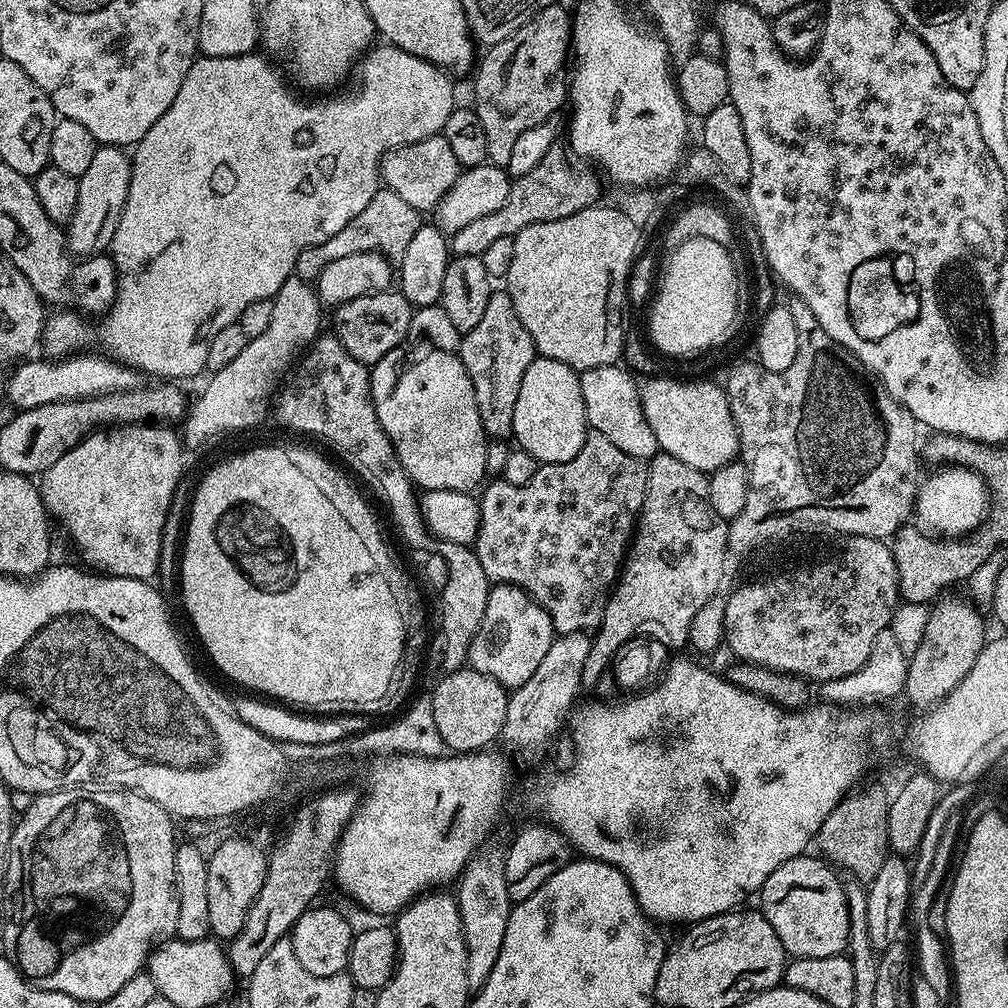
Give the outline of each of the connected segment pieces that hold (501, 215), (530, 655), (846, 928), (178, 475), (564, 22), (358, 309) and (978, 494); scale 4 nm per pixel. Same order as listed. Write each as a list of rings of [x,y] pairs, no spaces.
[[[560,148],[550,149],[529,172],[524,172],[512,180],[510,194],[500,209],[494,210],[494,214],[486,214],[483,218],[470,222],[470,226],[462,226],[462,230],[451,233],[451,255],[479,257],[497,238],[514,238],[531,224],[554,222],[558,218],[578,214],[578,210],[583,208],[593,207],[600,196],[597,173],[587,167],[572,168],[568,161],[569,153],[565,152]]]
[[[497,584],[489,587],[486,614],[482,614],[482,626],[478,626],[478,634],[470,642],[468,664],[482,674],[490,674],[504,688],[515,690],[530,682],[553,639],[550,614],[529,592],[516,584]]]
[[[808,855],[786,861],[766,878],[758,893],[758,908],[774,926],[774,934],[778,934],[789,957],[838,956],[847,949],[850,934],[848,894],[845,885],[840,885],[841,877],[823,859]]]
[[[149,422],[147,424],[105,426],[99,430],[93,430],[84,437],[82,442],[78,442],[78,446],[74,446],[74,450],[62,454],[62,458],[58,458],[58,462],[54,462],[54,466],[50,466],[43,472],[38,487],[40,497],[44,500],[44,508],[53,521],[61,520],[64,523],[64,528],[68,531],[69,538],[76,543],[76,548],[80,551],[81,558],[85,560],[83,563],[89,569],[109,576],[121,576],[122,578],[147,581],[151,581],[153,579],[152,575],[159,570],[160,547],[164,544],[164,523],[168,520],[168,511],[172,508],[172,499],[176,496],[176,487],[179,486],[180,479],[184,476],[184,452],[186,453],[181,437],[177,433],[175,436],[168,428],[171,427],[165,426],[160,422]]]
[[[554,2],[514,30],[510,38],[496,41],[481,60],[479,57],[474,68],[474,107],[478,118],[482,118],[491,163],[508,166],[512,160],[512,147],[519,142],[520,135],[550,119],[563,104],[565,107],[570,92],[571,46],[572,16],[569,9],[567,12],[560,2]]]
[[[399,290],[366,294],[362,298],[335,305],[331,331],[351,356],[371,366],[386,358],[386,354],[397,351],[404,339],[409,339],[413,311],[412,303]]]
[[[940,466],[933,476],[925,475],[916,494],[914,520],[936,538],[963,538],[976,531],[988,518],[990,497],[982,477],[969,468]]]

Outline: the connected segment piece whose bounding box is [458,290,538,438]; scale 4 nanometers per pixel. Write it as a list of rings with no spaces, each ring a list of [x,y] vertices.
[[[493,291],[490,302],[486,302],[486,310],[482,313],[478,326],[463,333],[458,355],[472,379],[474,398],[478,402],[478,414],[482,418],[485,433],[492,438],[511,437],[514,426],[514,402],[518,402],[518,386],[522,386],[522,374],[526,374],[530,362],[536,359],[538,353],[530,334],[526,334],[526,326],[522,326],[518,314],[514,314],[514,302],[510,302],[507,291]]]

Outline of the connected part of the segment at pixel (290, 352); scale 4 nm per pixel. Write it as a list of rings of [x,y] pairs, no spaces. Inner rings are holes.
[[[295,274],[289,276],[271,301],[274,318],[270,327],[263,334],[258,334],[258,338],[249,340],[246,350],[242,350],[242,354],[238,354],[230,366],[222,366],[222,370],[211,373],[207,377],[208,385],[201,390],[200,397],[193,404],[191,401],[182,421],[182,440],[189,449],[196,448],[223,432],[240,432],[243,428],[252,428],[267,412],[269,415],[270,405],[282,381],[289,375],[301,353],[321,335],[322,305],[315,287],[309,281],[300,280]]]

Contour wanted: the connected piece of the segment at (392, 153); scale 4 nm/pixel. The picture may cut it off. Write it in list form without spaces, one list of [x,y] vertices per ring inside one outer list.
[[[443,134],[424,136],[422,142],[399,144],[384,153],[378,169],[379,179],[383,187],[394,190],[410,206],[414,206],[421,214],[428,214],[435,209],[436,203],[443,198],[446,190],[454,186],[462,171],[458,158],[454,158],[454,150],[450,150],[450,142],[446,142]]]

